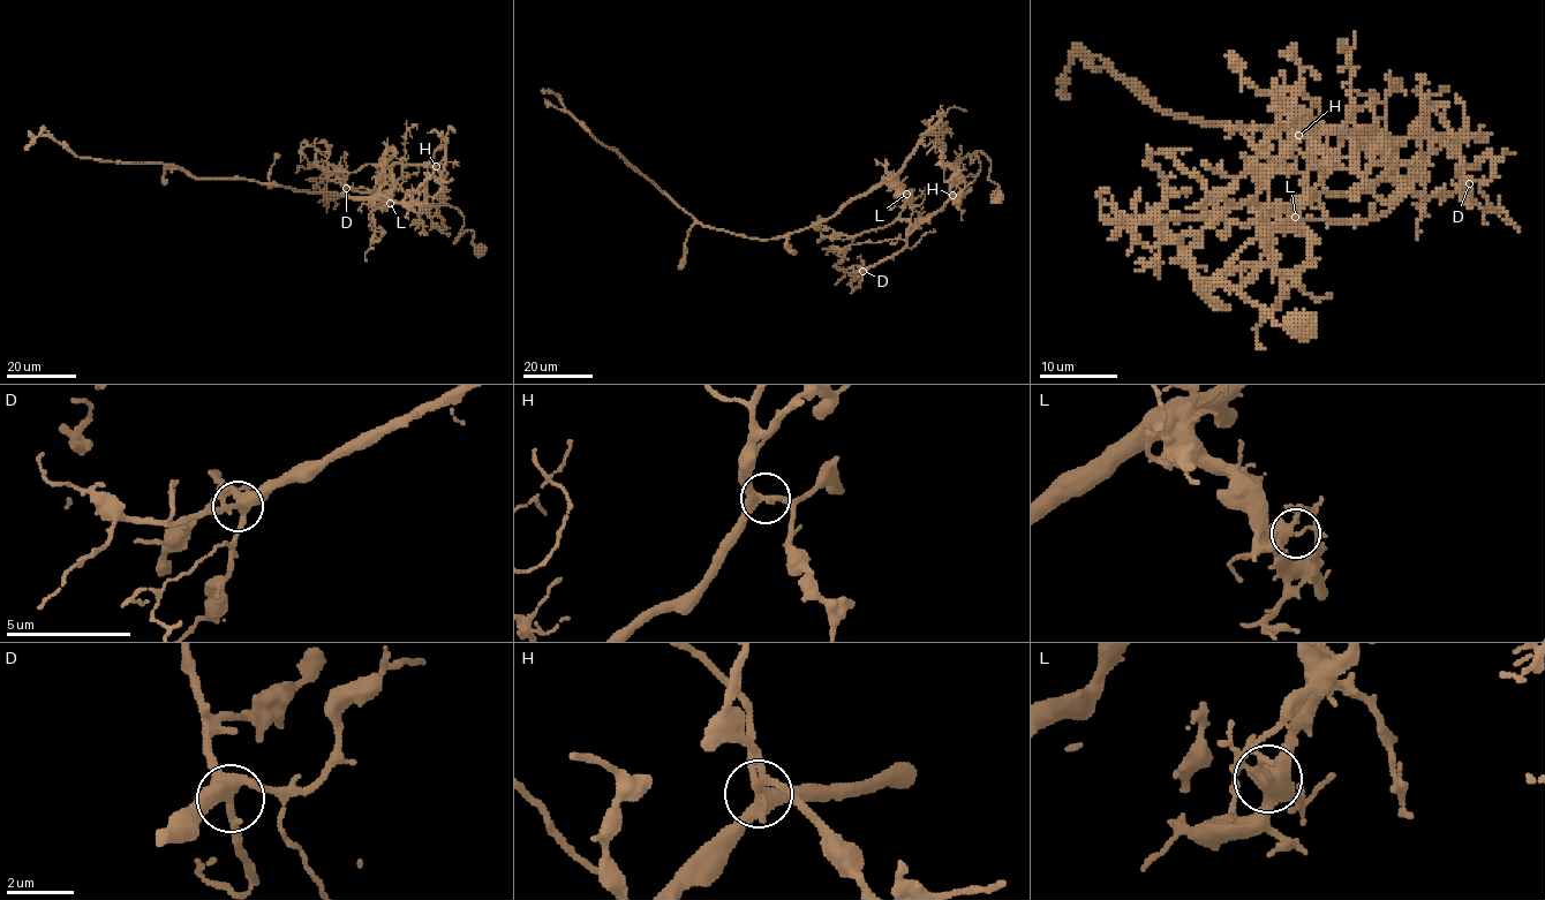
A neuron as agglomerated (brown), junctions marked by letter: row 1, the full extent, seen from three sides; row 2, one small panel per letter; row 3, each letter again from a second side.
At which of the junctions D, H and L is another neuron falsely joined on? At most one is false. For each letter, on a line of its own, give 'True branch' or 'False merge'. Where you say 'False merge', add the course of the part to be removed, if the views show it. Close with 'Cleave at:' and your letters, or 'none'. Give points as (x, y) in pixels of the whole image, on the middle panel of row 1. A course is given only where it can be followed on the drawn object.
D: True branch
H: True branch
L: False merge. Course of the part to remove: (906, 194), (913, 205), (906, 236), (971, 182), (980, 151), (990, 165), (988, 178), (999, 188), (994, 203)
Cleave at: L

